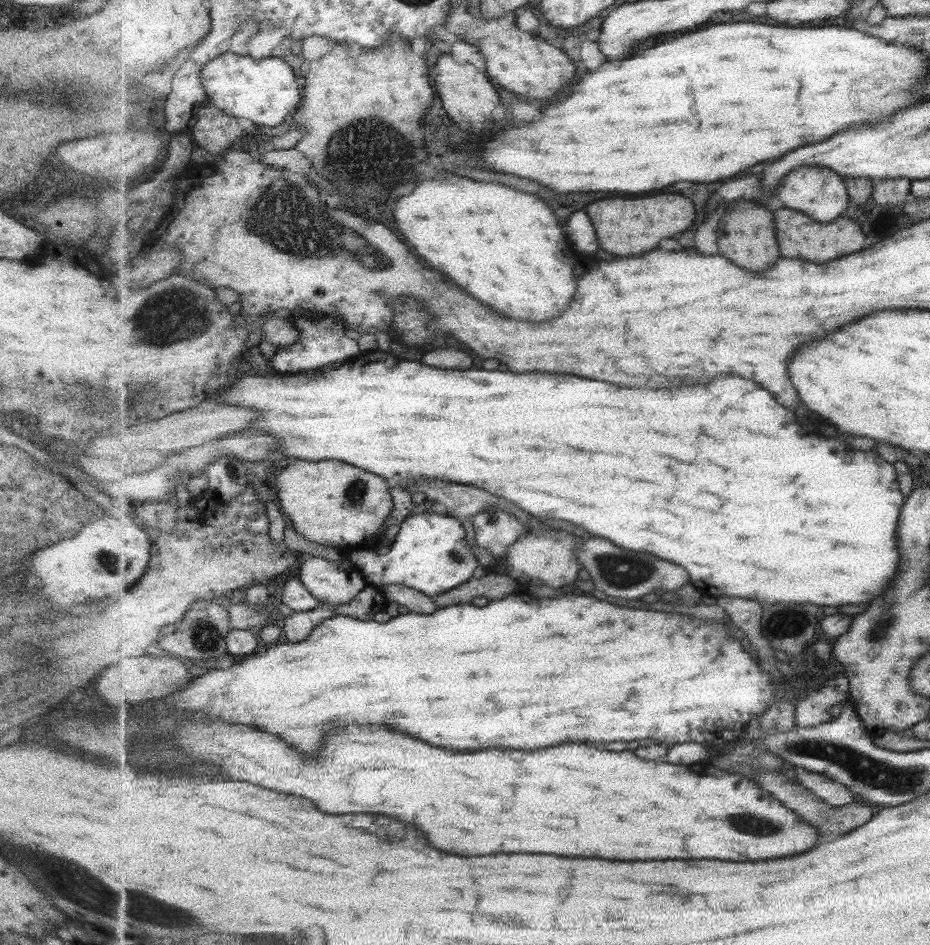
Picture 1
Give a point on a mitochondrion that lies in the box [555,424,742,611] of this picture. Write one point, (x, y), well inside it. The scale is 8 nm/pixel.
(617, 571)

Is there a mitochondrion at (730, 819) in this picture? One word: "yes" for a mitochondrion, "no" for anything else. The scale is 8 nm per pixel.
yes

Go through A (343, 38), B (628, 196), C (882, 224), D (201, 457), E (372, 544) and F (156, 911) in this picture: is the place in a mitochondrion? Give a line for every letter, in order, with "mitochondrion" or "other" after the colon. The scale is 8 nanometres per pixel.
A: other
B: other
C: other
D: other
E: other
F: mitochondrion

